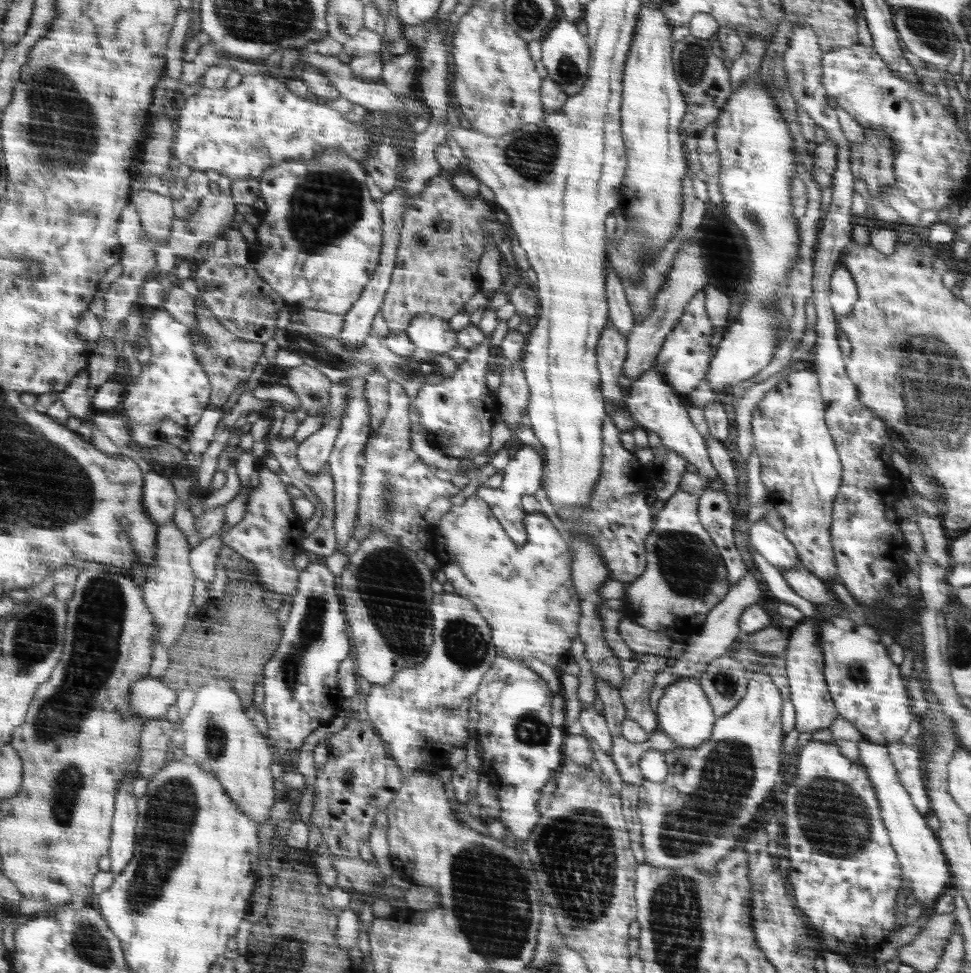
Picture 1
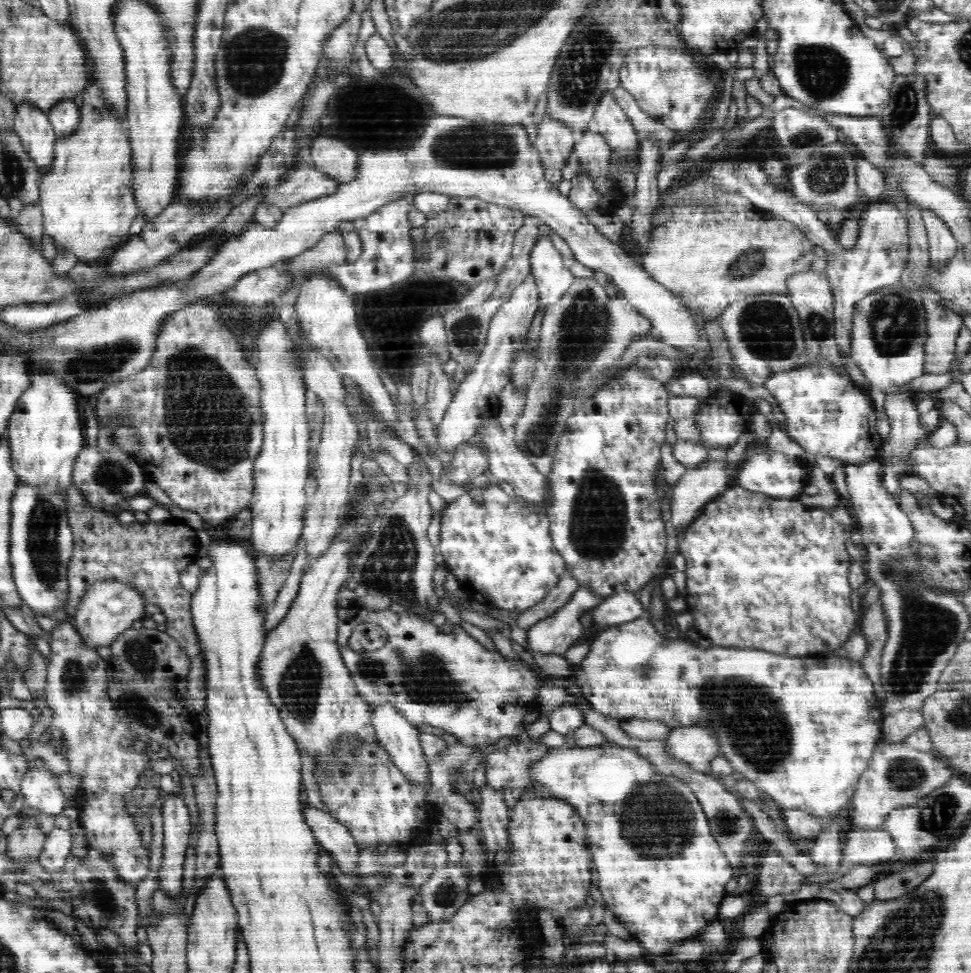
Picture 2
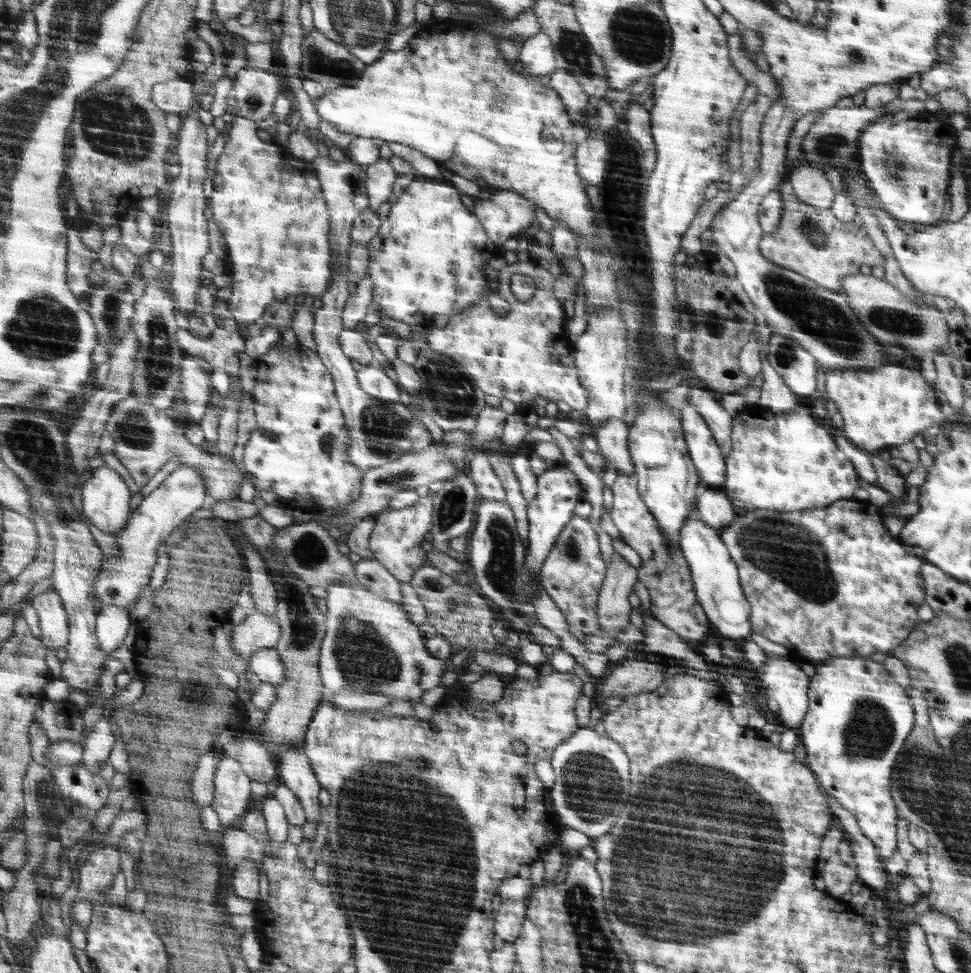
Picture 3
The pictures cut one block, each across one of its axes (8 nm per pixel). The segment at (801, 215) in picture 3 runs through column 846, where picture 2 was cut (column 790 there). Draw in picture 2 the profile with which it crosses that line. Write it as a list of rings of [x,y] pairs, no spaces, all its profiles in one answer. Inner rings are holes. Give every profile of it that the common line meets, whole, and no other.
[[[698,176],[694,180],[674,180],[674,182],[688,182],[688,184],[676,184],[670,194],[660,200],[664,204],[672,204],[678,200],[700,200],[706,198],[708,202],[714,202],[718,208],[698,208],[698,206],[680,206],[674,208],[672,216],[664,226],[654,227],[651,232],[650,242],[639,250],[634,251],[635,258],[650,276],[660,282],[664,288],[674,292],[686,306],[693,310],[695,317],[698,319],[698,326],[704,325],[708,321],[720,318],[724,308],[746,296],[756,294],[785,294],[787,292],[786,281],[789,276],[796,273],[806,272],[810,264],[816,258],[812,254],[812,244],[808,242],[808,237],[800,232],[799,226],[782,217],[774,215],[772,212],[760,212],[748,198],[742,195],[726,194],[718,189],[718,184],[710,176]]]

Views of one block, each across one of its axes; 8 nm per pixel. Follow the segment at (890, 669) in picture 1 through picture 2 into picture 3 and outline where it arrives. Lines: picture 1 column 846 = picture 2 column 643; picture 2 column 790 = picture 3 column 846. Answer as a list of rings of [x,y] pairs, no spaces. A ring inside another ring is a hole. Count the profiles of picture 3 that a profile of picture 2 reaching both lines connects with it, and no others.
[[[849,657],[849,658],[836,658],[832,662],[826,662],[826,664],[818,664],[820,668],[816,668],[815,675],[810,681],[809,686],[809,712],[806,713],[804,721],[801,722],[797,730],[800,733],[802,744],[805,746],[807,755],[805,763],[808,767],[811,767],[814,774],[817,777],[817,781],[821,783],[822,790],[835,798],[837,802],[846,810],[850,810],[856,817],[857,825],[863,832],[866,838],[869,838],[876,847],[877,853],[881,857],[881,860],[885,862],[888,857],[897,850],[896,847],[896,821],[898,816],[897,809],[894,808],[894,802],[891,795],[890,776],[892,776],[892,769],[894,768],[896,759],[903,751],[905,746],[905,740],[908,738],[908,734],[912,732],[914,728],[914,708],[908,700],[909,696],[899,683],[893,679],[893,675],[884,670],[883,664],[870,660],[870,657]]]

